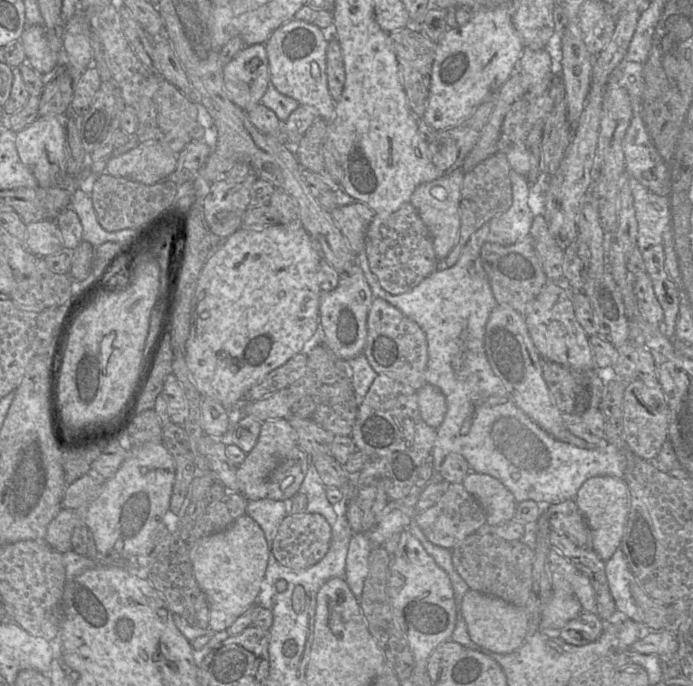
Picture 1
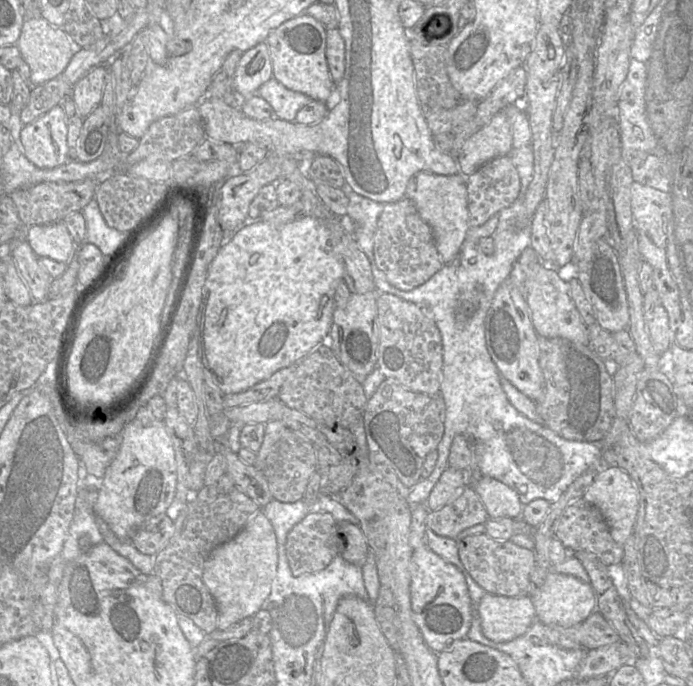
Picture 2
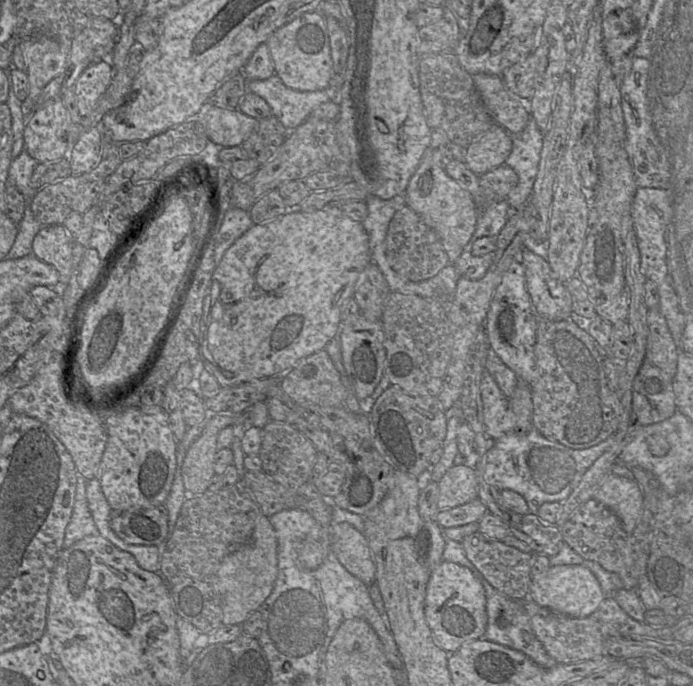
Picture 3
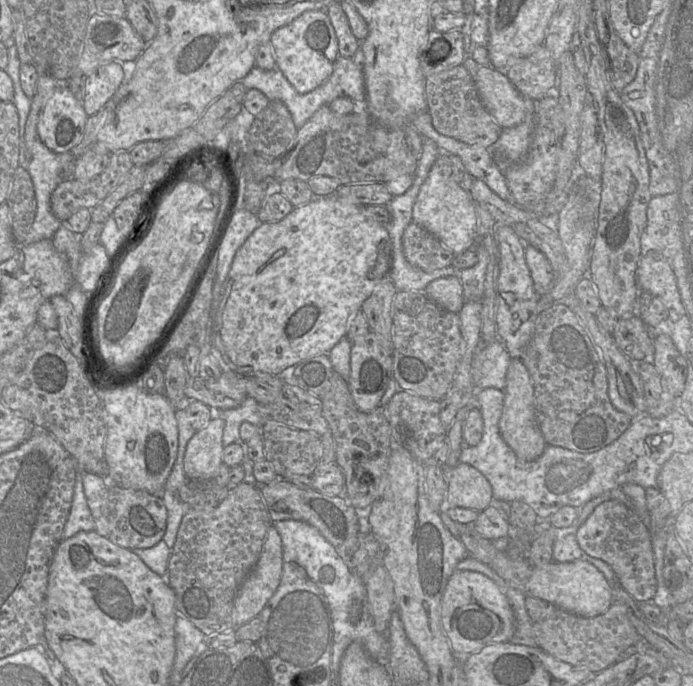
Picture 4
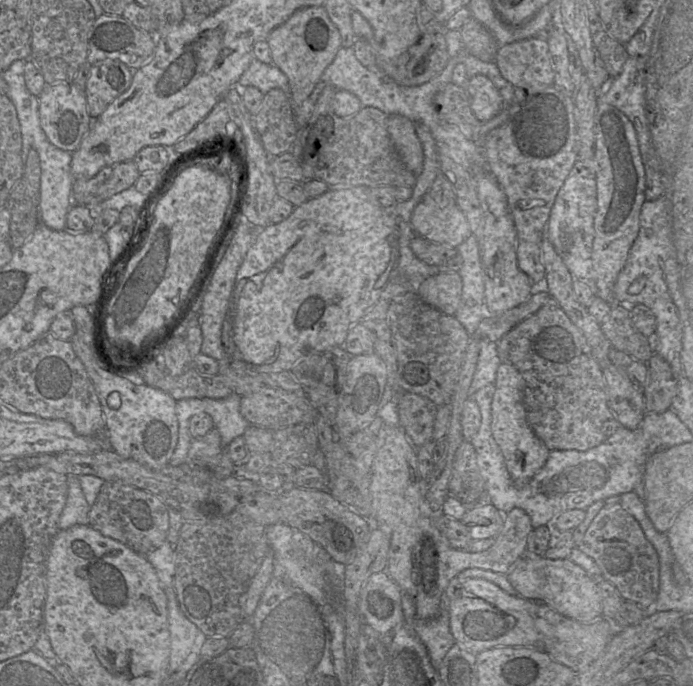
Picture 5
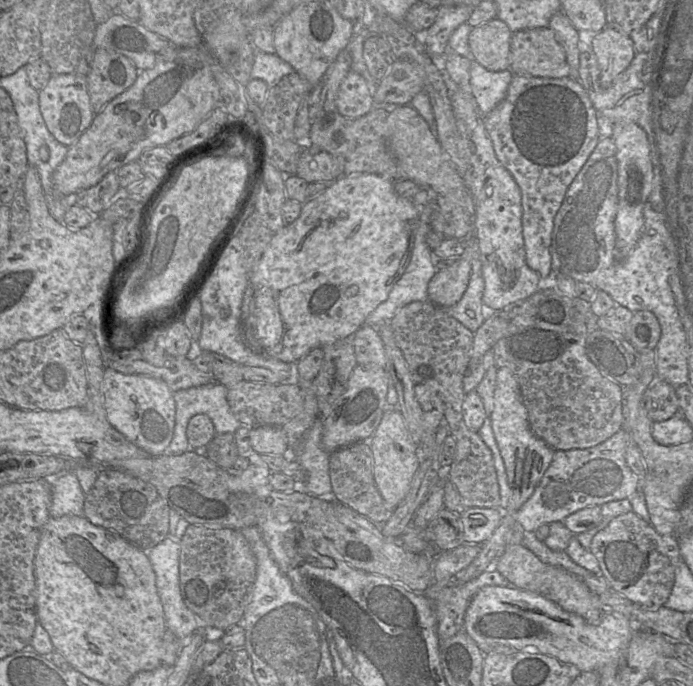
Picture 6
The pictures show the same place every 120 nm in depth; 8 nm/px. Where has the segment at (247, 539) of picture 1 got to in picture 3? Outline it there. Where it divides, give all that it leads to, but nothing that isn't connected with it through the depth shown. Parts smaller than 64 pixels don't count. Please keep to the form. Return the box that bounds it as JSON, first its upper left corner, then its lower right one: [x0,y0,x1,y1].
[216,514,278,625]

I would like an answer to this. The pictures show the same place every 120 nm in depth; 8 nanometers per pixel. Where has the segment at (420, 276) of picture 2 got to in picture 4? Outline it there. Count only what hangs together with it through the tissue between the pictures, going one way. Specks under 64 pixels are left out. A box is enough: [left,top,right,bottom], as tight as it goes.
[402,221,455,272]

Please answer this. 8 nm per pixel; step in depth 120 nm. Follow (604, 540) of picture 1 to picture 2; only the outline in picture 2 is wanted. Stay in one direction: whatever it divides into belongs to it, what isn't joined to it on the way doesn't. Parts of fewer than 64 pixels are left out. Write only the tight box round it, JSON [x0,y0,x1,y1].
[583,466,639,545]

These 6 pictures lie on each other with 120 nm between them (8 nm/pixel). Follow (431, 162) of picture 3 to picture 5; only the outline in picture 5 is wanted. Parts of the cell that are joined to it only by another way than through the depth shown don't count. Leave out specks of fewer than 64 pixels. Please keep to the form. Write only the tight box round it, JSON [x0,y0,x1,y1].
[411,191,472,248]

